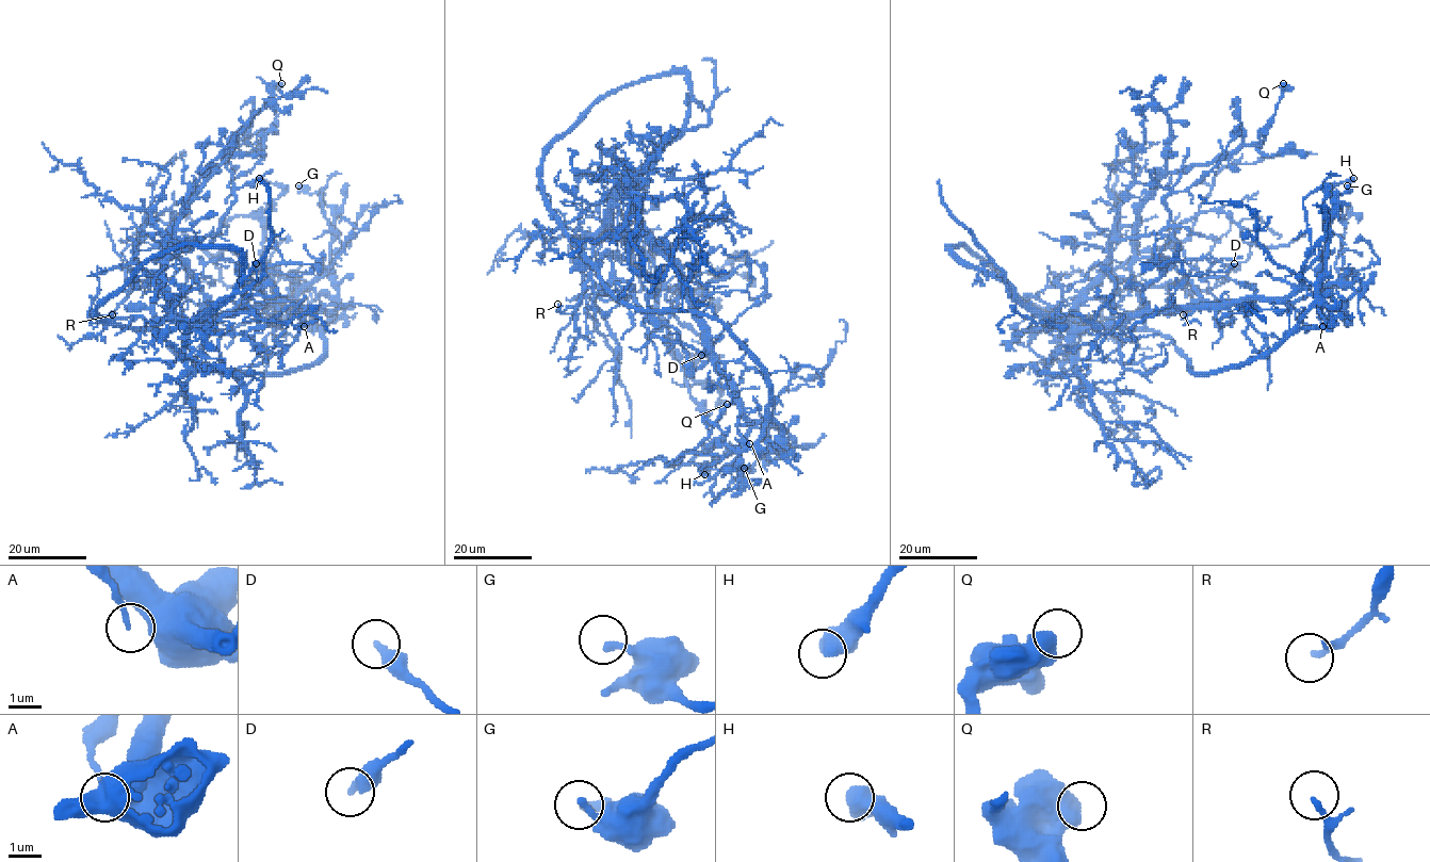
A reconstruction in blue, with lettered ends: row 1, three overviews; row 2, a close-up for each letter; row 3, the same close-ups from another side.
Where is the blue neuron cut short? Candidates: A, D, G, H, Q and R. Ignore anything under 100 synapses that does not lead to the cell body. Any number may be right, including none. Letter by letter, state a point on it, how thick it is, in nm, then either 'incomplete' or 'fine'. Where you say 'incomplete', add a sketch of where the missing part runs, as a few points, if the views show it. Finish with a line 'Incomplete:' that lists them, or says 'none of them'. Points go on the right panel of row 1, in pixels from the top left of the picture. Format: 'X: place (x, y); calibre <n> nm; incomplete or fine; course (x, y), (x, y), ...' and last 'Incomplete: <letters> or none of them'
A: place (1322, 326); calibre 130 nm; fine
D: place (1234, 263); calibre 380 nm; fine
G: place (1347, 185); calibre 260 nm; fine
H: place (1353, 178); calibre 700 nm; fine
Q: place (1283, 83); calibre 650 nm; fine
R: place (1183, 314); calibre 100 nm; fine
Incomplete: none of them

